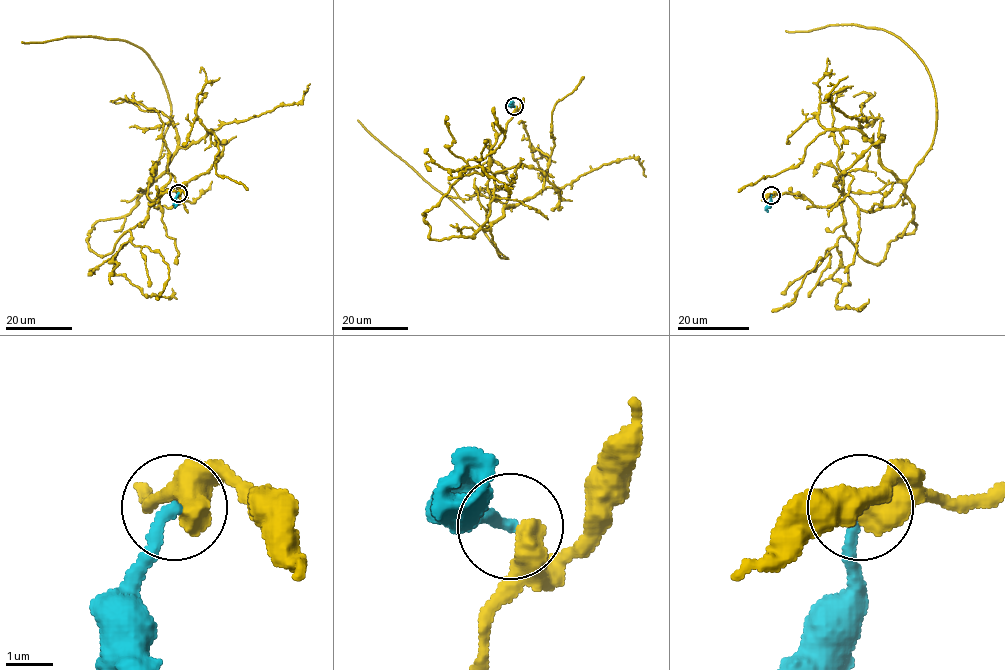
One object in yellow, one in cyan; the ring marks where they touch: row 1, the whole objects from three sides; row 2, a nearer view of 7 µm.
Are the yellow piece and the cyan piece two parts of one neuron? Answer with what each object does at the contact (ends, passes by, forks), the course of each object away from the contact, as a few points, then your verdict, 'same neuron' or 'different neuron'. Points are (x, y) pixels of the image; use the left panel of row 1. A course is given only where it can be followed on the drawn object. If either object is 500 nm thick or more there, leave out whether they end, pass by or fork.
yellow via (179, 192), (153, 203), (159, 192), (157, 207), (145, 192), (171, 104), (150, 57), (94, 37), (21, 42) | cyan via (179, 192), (174, 208) | different neuron

